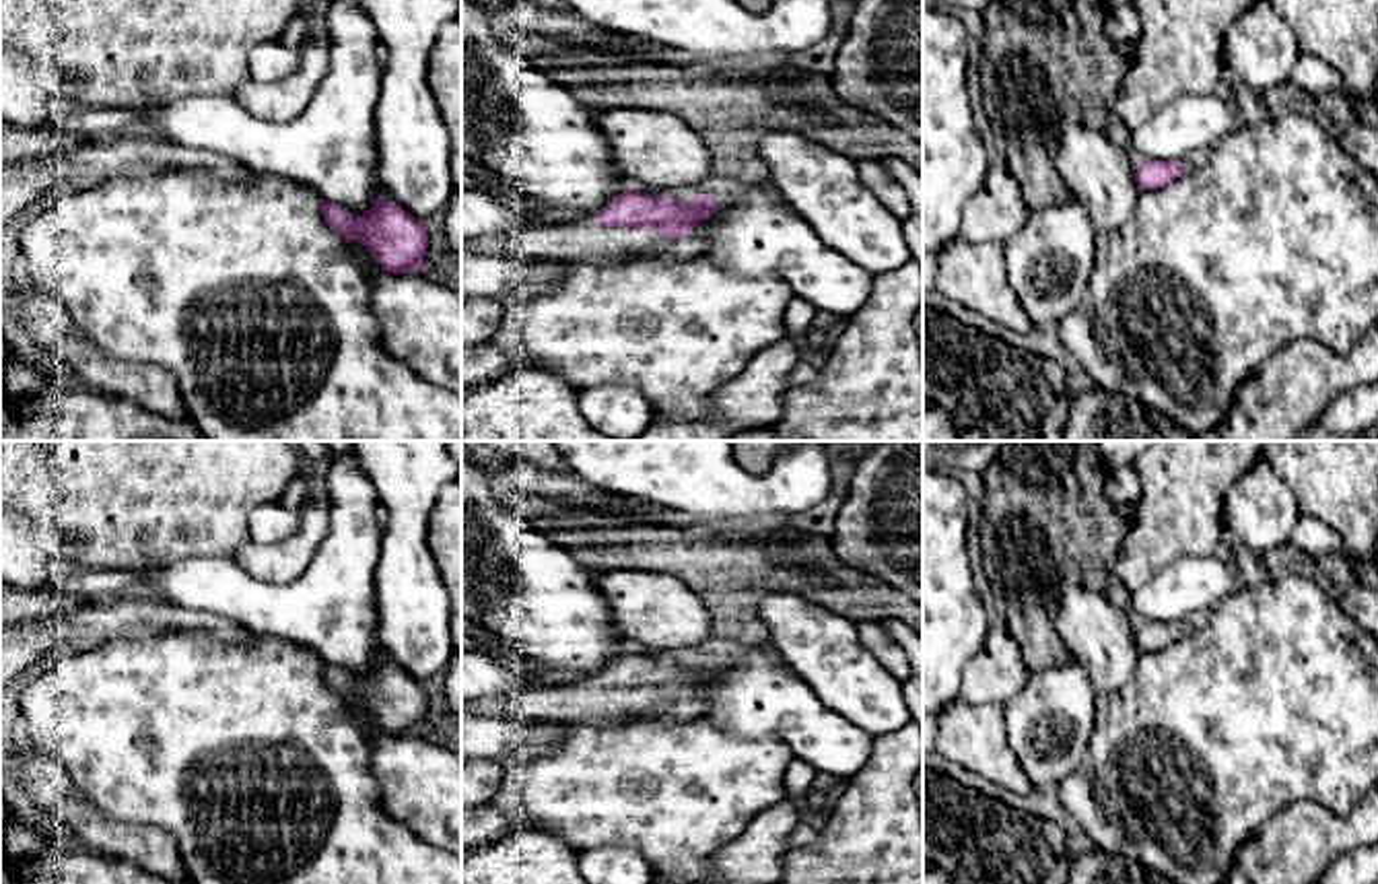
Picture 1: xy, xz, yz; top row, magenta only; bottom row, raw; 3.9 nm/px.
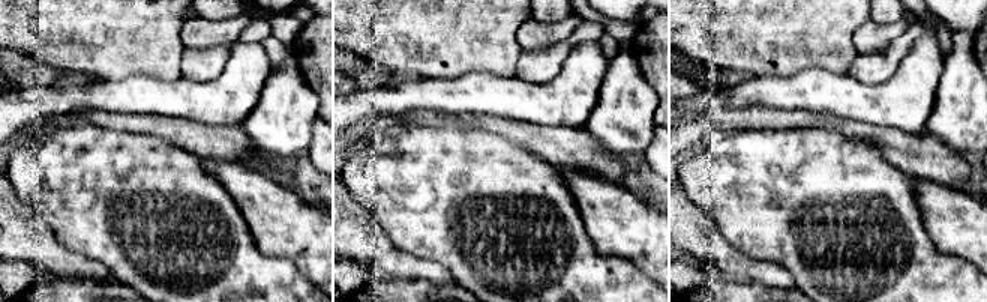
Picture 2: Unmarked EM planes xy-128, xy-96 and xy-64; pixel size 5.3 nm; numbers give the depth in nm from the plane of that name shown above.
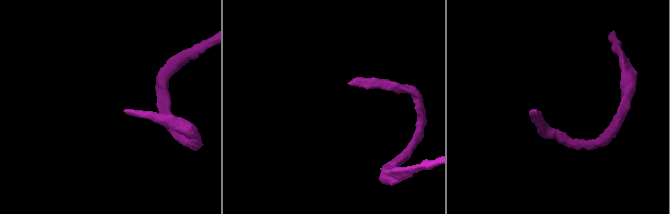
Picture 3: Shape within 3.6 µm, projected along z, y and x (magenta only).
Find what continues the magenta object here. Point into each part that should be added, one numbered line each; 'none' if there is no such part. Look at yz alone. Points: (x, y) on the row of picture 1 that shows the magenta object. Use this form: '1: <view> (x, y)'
1: yz (1197, 159)

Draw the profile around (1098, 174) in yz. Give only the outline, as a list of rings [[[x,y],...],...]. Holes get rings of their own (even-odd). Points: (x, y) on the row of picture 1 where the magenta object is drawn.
[[[1081,120],[1073,122],[1059,138],[1055,165],[1071,198],[1088,208],[1096,229],[1112,231],[1133,216],[1139,194],[1135,163],[1106,132]]]

